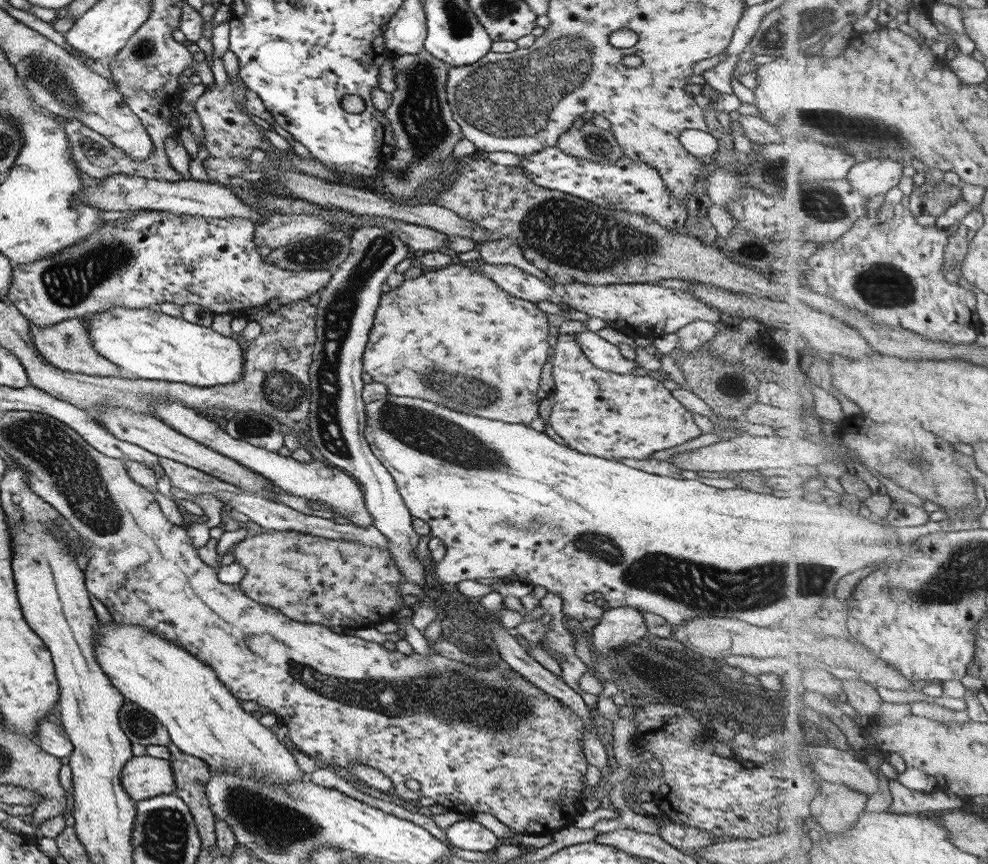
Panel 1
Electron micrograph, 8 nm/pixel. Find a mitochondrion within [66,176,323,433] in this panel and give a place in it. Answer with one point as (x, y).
(283, 391)

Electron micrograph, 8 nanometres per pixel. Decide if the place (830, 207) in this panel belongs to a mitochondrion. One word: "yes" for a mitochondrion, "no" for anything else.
yes

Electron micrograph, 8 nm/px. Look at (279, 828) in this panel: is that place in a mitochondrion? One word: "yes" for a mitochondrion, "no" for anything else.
yes

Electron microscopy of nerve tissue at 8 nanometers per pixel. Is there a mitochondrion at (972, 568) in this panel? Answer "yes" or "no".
yes

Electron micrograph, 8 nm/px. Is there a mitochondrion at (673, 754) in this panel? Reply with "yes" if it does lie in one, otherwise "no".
no

